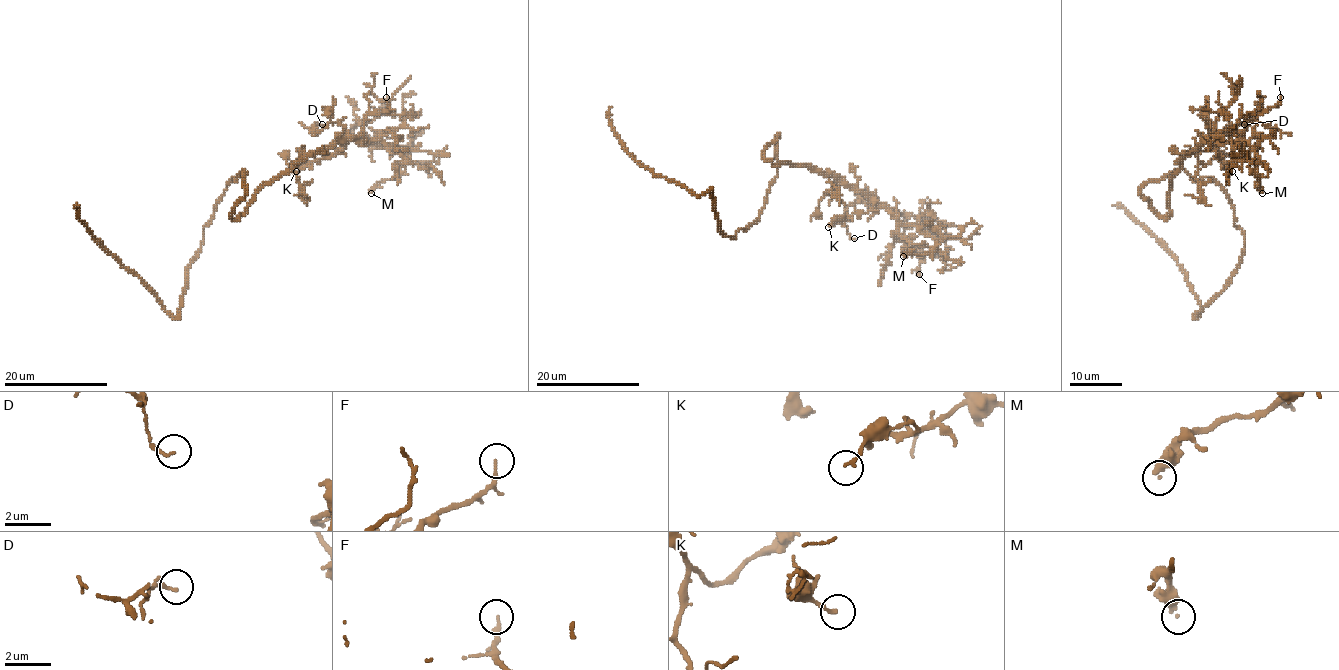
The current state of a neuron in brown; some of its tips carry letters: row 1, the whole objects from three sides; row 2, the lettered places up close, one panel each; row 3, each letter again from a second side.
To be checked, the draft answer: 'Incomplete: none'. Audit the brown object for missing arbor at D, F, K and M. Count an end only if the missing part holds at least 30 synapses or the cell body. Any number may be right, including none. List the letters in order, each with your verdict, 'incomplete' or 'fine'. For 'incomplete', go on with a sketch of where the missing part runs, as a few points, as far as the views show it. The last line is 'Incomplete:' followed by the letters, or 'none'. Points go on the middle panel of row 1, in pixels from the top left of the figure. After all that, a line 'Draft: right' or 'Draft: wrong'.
D: fine
F: fine
K: fine
M: fine
Incomplete: none
Draft: right

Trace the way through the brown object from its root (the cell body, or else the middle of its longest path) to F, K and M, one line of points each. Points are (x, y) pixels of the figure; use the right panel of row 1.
F: (1185, 172), (1171, 171), (1140, 190), (1163, 220), (1179, 163), (1201, 142), (1235, 141), (1251, 114), (1280, 97)
K: (1185, 172), (1171, 171), (1140, 190), (1163, 220), (1170, 215), (1170, 179), (1193, 149), (1211, 140), (1232, 171)
M: (1185, 172), (1171, 171), (1140, 190), (1163, 220), (1170, 215), (1170, 179), (1209, 140), (1250, 145), (1262, 193)

